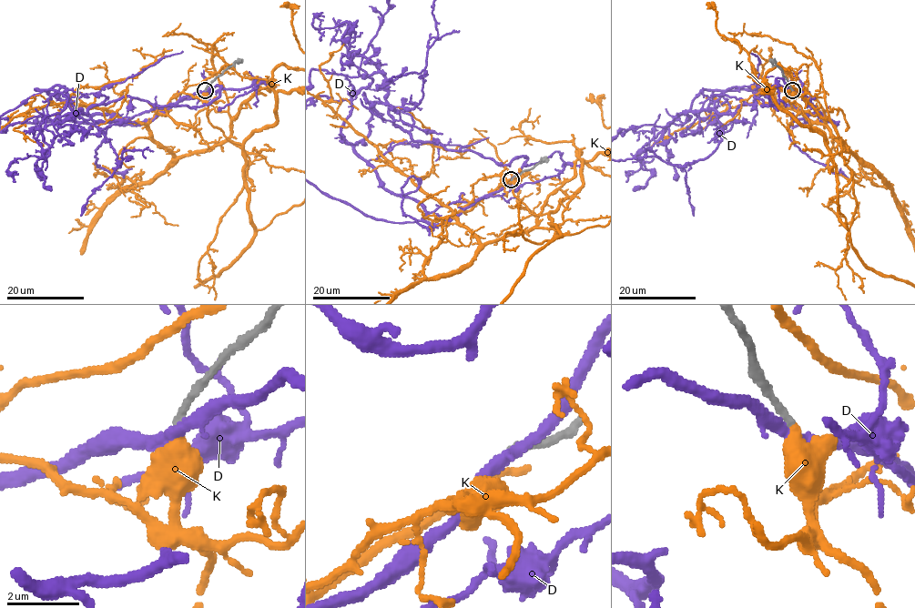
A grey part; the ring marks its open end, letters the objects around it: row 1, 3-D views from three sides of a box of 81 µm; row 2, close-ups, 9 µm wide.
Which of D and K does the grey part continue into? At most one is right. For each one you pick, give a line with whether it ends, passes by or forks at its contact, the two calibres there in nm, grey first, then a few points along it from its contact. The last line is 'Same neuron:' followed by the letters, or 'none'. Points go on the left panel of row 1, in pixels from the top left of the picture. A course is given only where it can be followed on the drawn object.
K: It ends there. Thickness 200 nm (grey) against 420 nm
Same neuron: K

